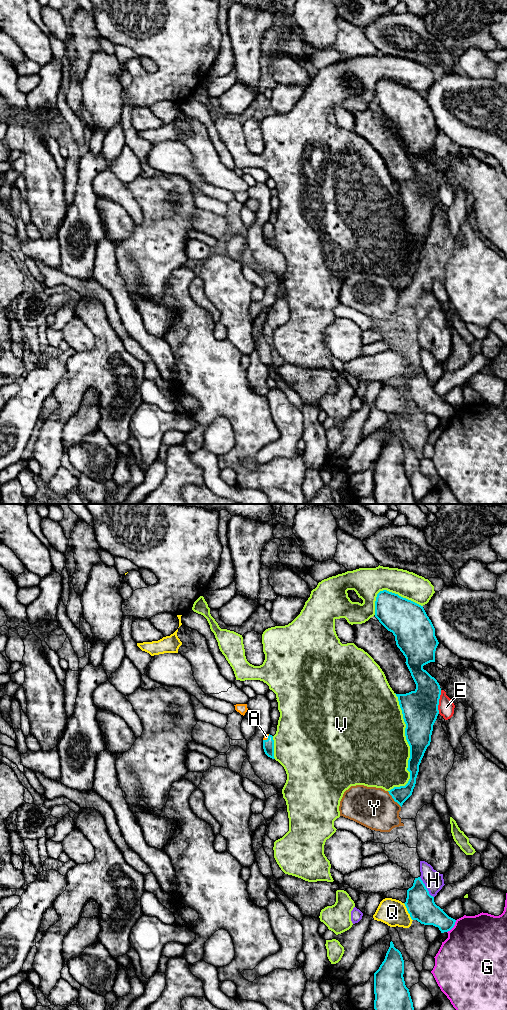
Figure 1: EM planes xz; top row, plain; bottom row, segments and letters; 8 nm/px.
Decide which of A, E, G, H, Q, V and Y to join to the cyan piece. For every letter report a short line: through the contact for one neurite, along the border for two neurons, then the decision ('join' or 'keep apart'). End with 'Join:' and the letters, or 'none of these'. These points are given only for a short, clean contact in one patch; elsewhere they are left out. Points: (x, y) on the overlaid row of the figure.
A: xz (268, 745), (268, 738), (266, 736) | join
E: keep apart
G: keep apart
H: keep apart
Q: xz (403, 903), (412, 920) | keep apart
V: keep apart
Y: keep apart
Join: A

